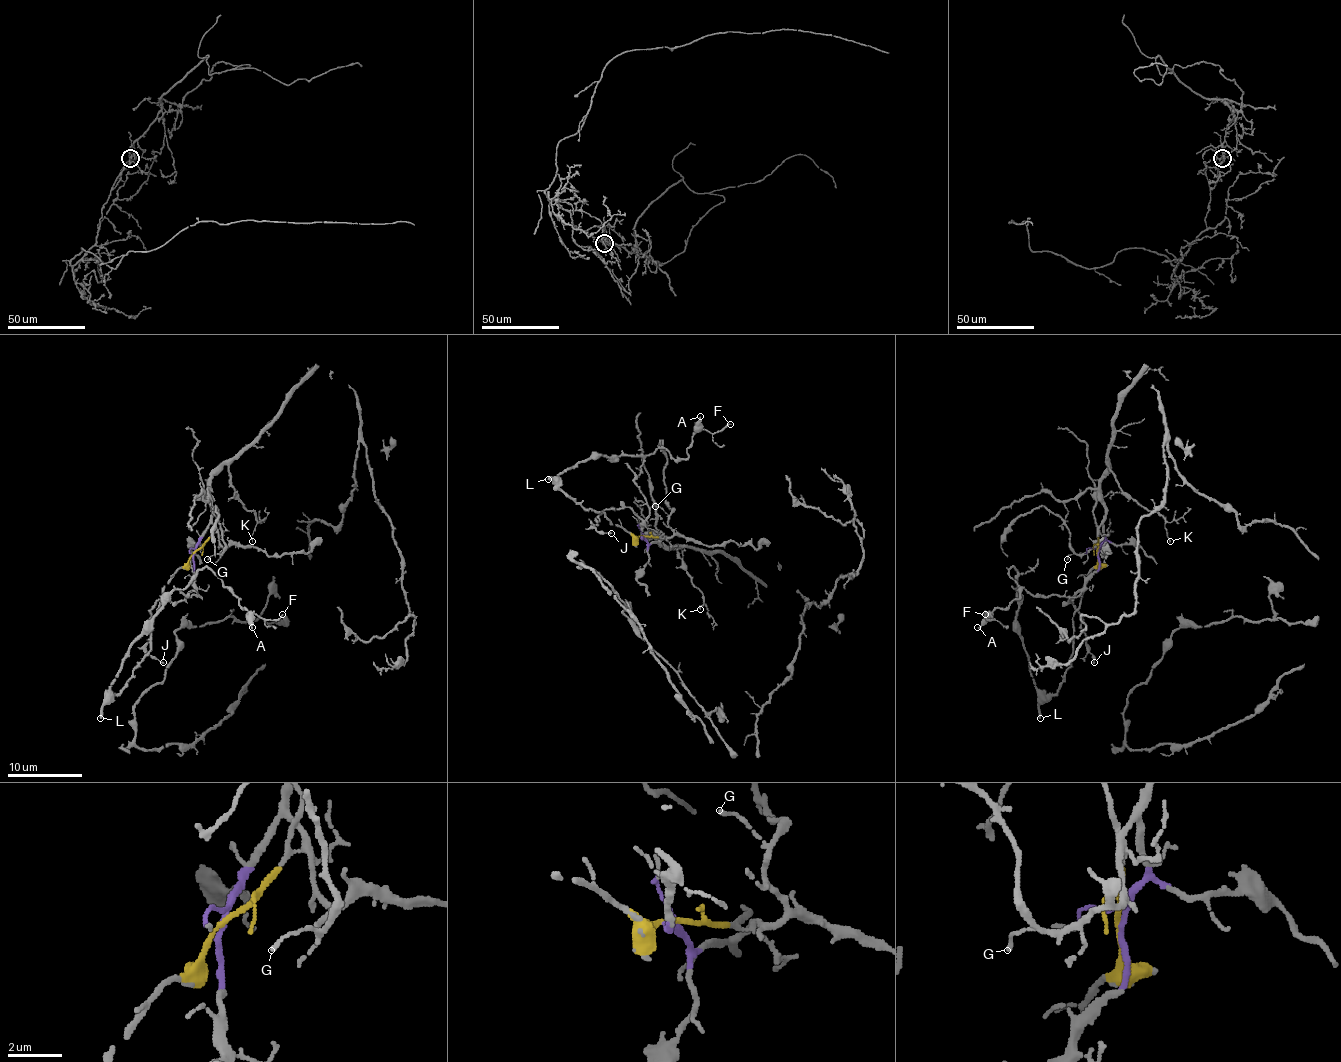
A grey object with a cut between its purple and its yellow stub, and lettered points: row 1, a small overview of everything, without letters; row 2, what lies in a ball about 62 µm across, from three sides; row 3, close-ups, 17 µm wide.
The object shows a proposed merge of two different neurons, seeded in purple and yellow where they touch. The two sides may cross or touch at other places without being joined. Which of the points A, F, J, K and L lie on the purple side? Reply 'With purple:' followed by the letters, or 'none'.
With purple: J, K

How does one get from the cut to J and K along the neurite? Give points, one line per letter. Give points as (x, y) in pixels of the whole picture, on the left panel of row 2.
J: (195, 552), (193, 590), (180, 601), (158, 601), (150, 616), (150, 642), (146, 651), (163, 662)
K: (195, 552), (212, 513), (210, 480), (226, 465), (234, 493), (247, 510), (254, 511), (253, 541)

